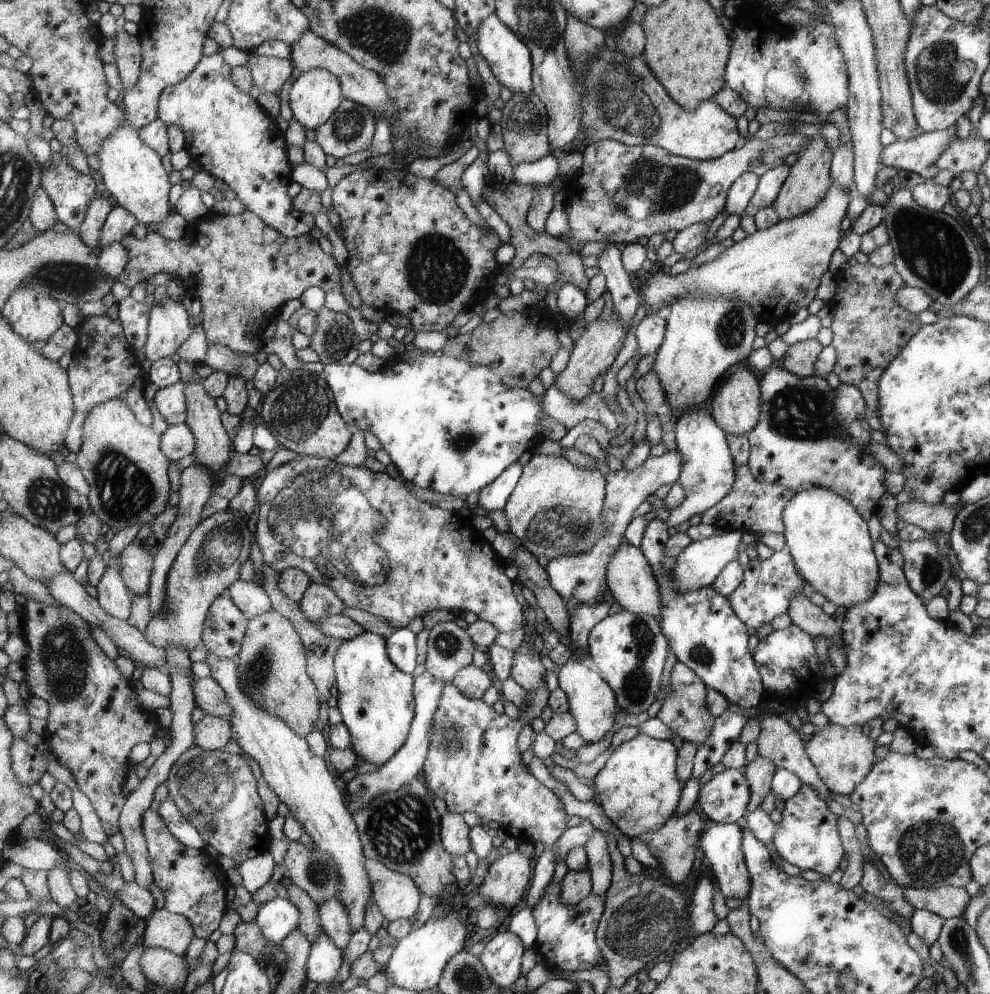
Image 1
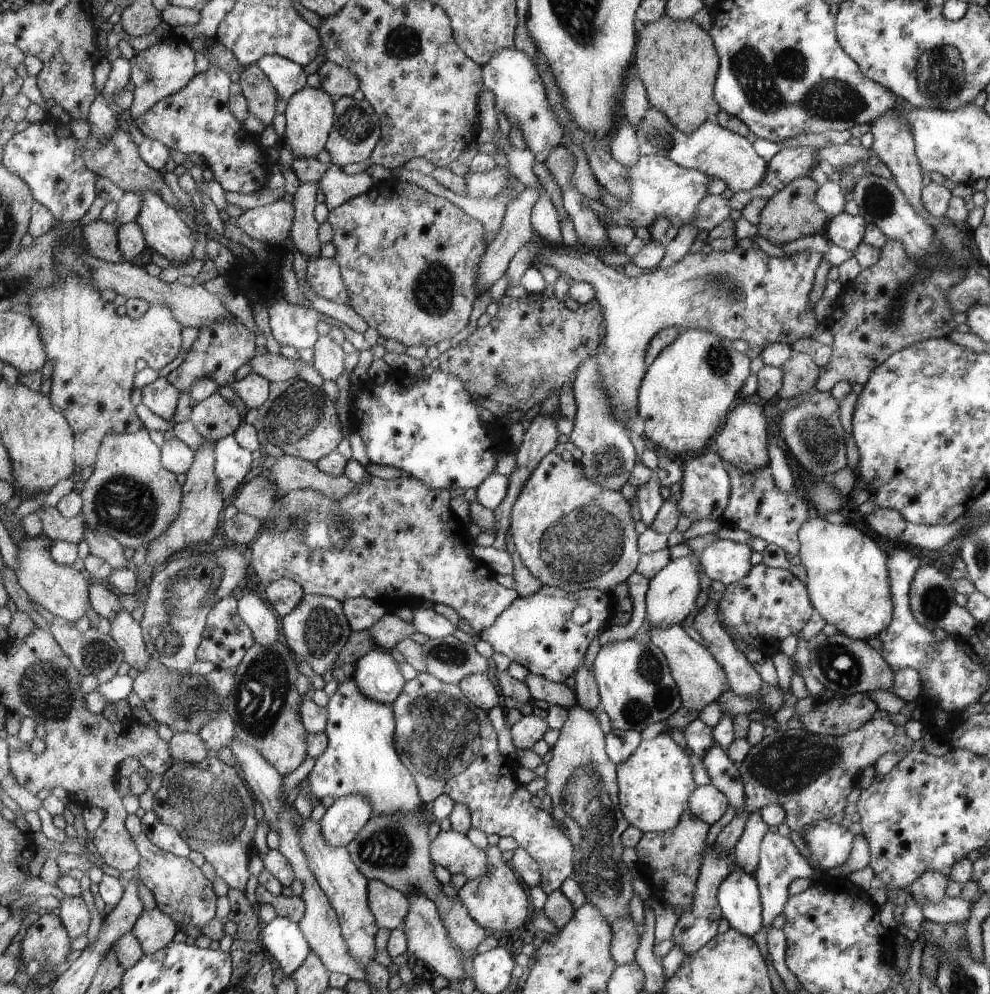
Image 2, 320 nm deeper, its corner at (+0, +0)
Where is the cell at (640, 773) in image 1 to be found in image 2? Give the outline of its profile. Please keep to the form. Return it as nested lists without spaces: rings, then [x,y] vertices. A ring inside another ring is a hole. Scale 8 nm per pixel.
[[[662,733],[652,740],[644,740],[632,752],[626,762],[616,766],[616,784],[619,788],[619,808],[630,826],[637,827],[644,833],[664,833],[679,825],[680,818],[689,810],[691,795],[697,785],[694,781],[691,755],[686,754],[667,733]]]

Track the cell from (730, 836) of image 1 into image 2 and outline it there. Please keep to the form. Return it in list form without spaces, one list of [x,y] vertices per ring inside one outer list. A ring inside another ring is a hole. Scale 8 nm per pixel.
[[[734,866],[730,876],[720,884],[718,902],[731,929],[753,938],[762,928],[758,882],[740,866]]]

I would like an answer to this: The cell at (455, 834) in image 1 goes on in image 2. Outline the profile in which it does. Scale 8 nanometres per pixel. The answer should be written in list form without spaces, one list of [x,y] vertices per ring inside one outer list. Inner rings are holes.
[[[458,831],[440,832],[432,842],[432,860],[450,874],[464,874],[469,880],[488,872],[487,852],[474,846]]]

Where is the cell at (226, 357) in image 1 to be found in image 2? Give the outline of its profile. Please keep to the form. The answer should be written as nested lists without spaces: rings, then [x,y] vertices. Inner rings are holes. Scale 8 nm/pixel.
[[[256,354],[256,357],[250,358],[247,364],[252,368],[252,373],[258,374],[269,383],[289,381],[298,375],[300,364],[284,358],[281,354]]]

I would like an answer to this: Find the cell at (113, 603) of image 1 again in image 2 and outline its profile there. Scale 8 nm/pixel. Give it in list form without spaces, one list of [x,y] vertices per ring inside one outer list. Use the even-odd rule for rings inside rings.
[[[125,609],[118,610],[110,620],[110,636],[124,654],[124,662],[131,668],[144,671],[152,659],[146,651],[141,625]]]

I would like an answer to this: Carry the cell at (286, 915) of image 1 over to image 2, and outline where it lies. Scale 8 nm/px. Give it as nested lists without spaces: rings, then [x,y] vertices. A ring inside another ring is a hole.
[[[276,916],[272,922],[262,925],[261,940],[285,976],[292,976],[311,954],[310,944],[299,924],[284,916]]]

